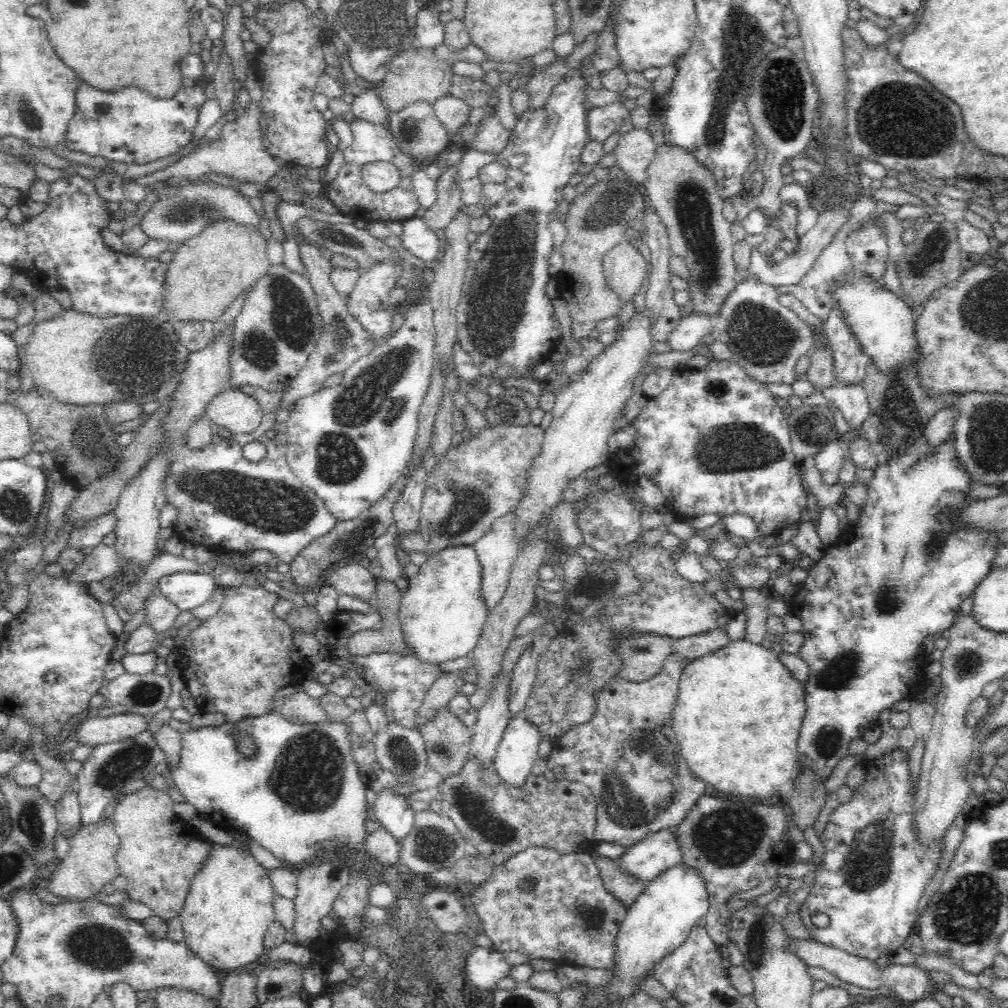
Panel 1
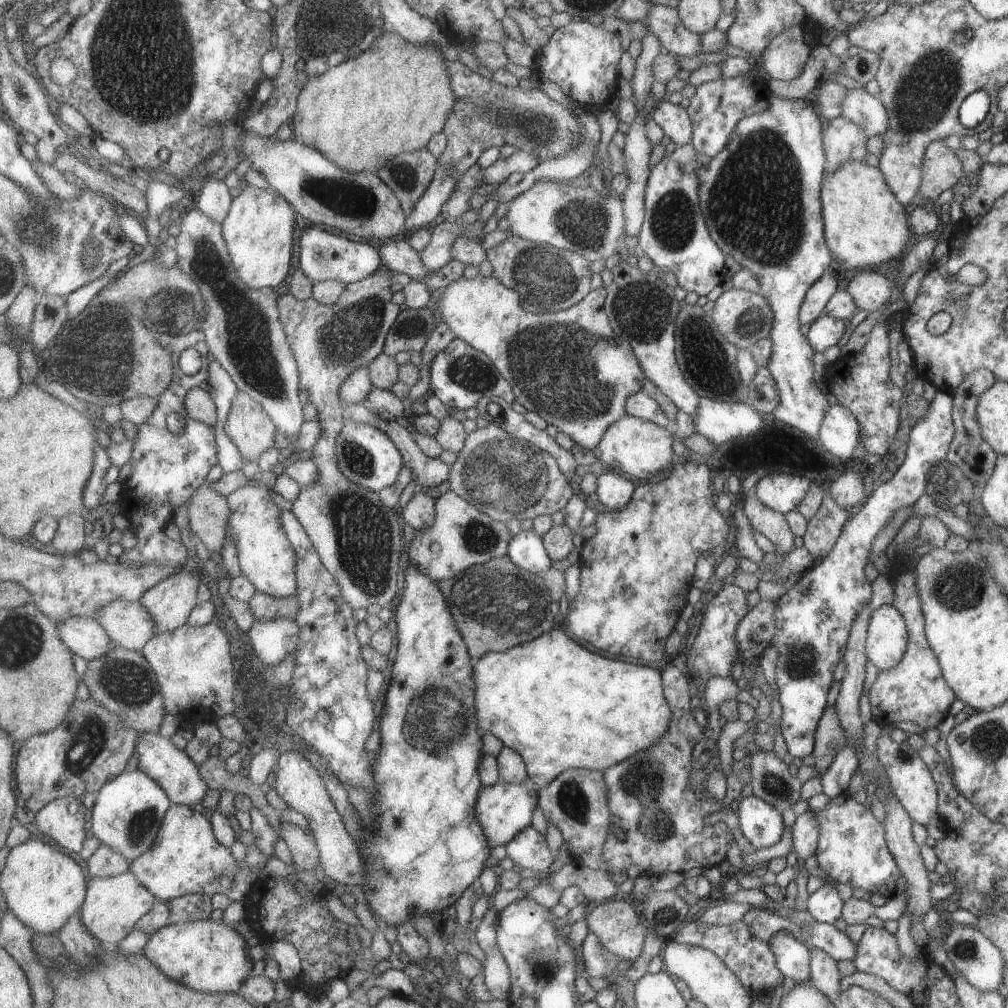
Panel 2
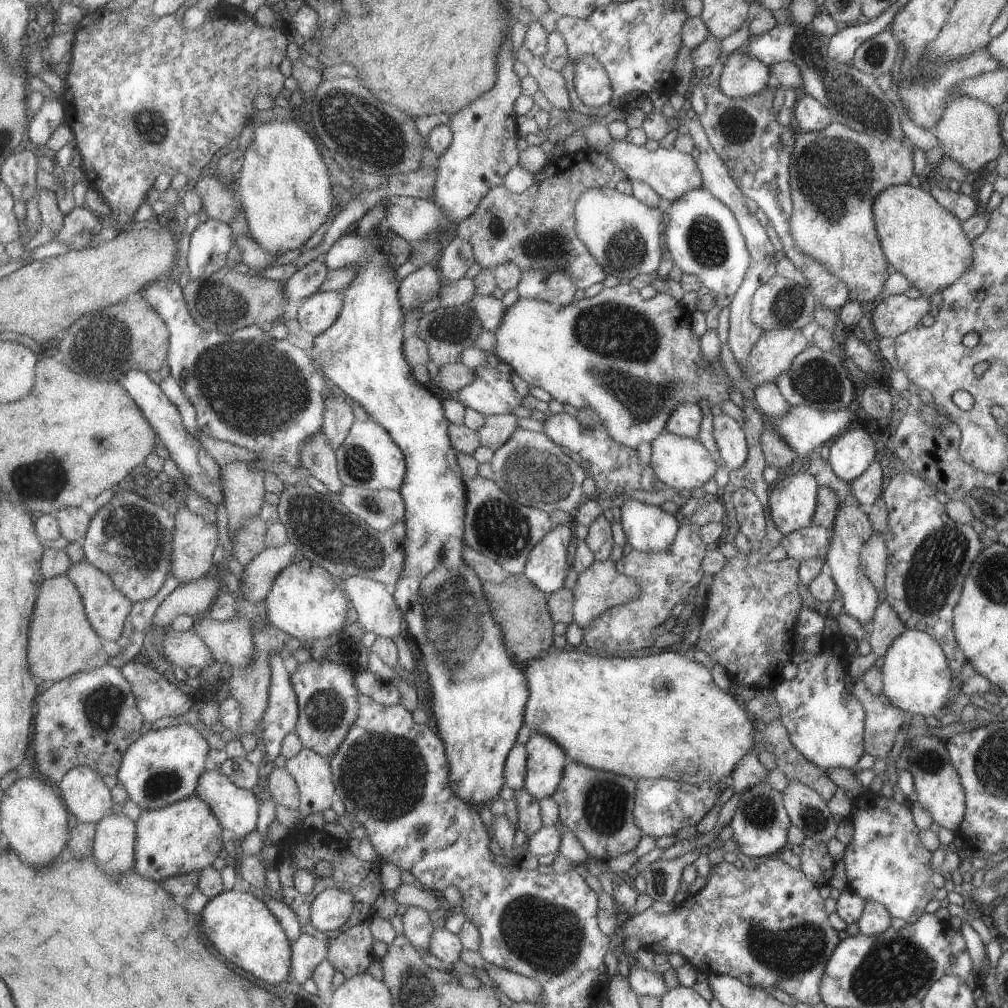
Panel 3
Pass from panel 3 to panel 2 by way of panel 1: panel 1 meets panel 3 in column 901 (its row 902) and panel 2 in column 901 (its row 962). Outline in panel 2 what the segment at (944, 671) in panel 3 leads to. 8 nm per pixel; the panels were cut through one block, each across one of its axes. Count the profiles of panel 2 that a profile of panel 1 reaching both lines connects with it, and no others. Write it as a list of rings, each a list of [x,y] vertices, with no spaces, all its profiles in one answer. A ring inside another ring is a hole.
[[[891,603],[881,605],[870,614],[868,620],[868,630],[864,644],[866,659],[880,671],[895,666],[895,663],[903,656],[907,637],[906,626],[899,611]]]

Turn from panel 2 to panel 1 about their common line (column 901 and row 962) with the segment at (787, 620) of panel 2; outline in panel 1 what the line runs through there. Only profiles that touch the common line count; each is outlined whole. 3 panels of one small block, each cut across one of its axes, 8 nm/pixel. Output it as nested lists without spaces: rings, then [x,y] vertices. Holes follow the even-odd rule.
[[[474,945],[465,954],[464,974],[469,978],[470,986],[497,990],[497,982],[509,975],[512,966],[496,948]]]

